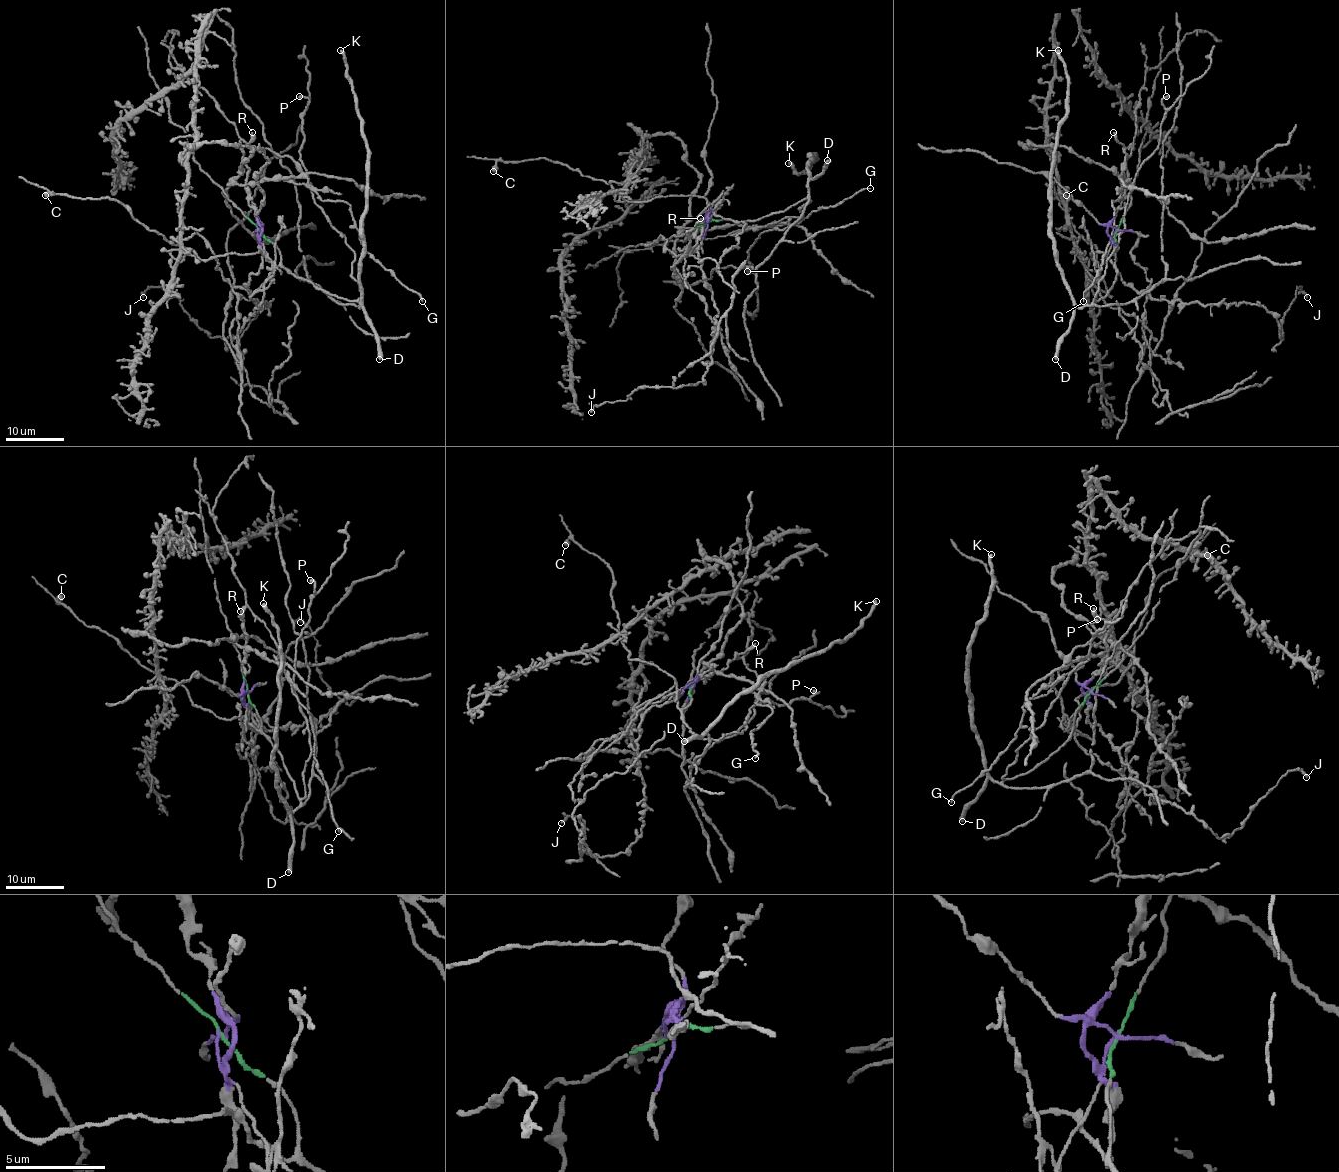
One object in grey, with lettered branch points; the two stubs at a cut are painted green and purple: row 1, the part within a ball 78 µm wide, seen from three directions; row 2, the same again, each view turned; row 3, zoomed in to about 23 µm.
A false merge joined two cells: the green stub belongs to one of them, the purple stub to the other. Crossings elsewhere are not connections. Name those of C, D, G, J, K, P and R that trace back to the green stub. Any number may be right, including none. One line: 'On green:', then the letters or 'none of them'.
On green: C, D, K, P

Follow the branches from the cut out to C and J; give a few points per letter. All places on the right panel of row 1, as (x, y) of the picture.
C: (1117, 229), (1114, 266), (1102, 252), (1090, 254), (1095, 260), (1096, 246), (1052, 198), (1067, 195)
J: (1117, 229), (1121, 279), (1155, 299), (1247, 302), (1277, 320), (1283, 339), (1281, 320), (1296, 288), (1306, 298)

